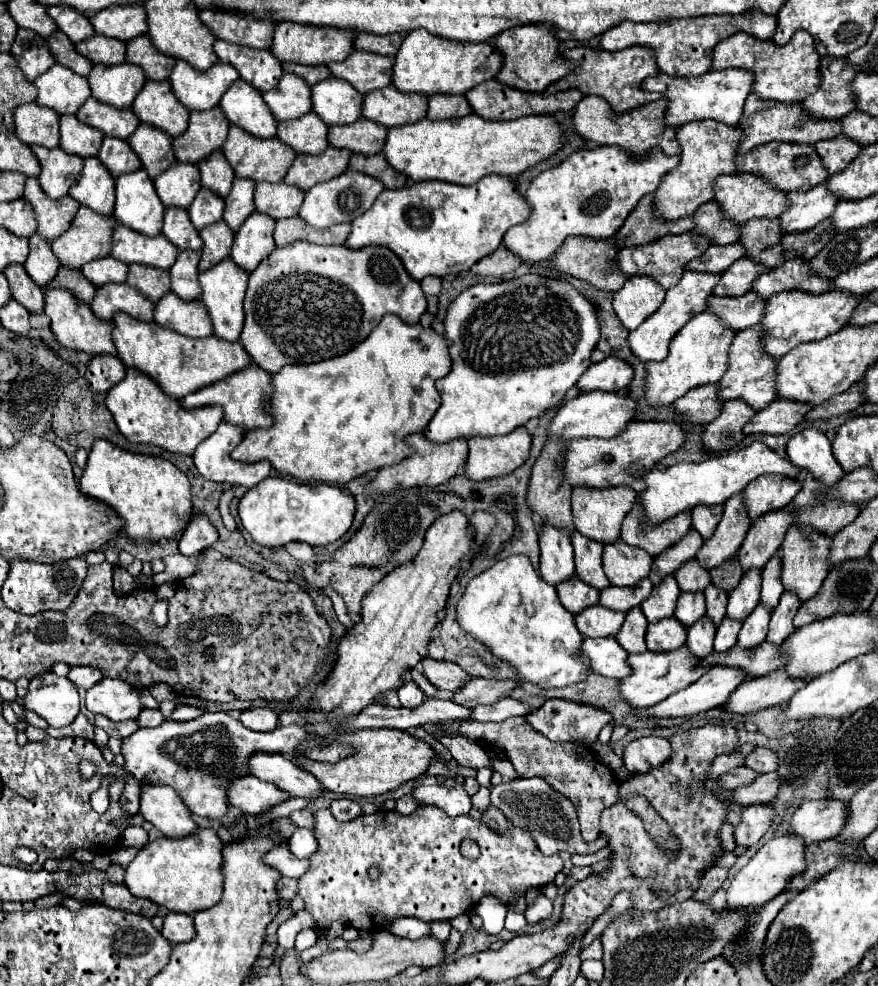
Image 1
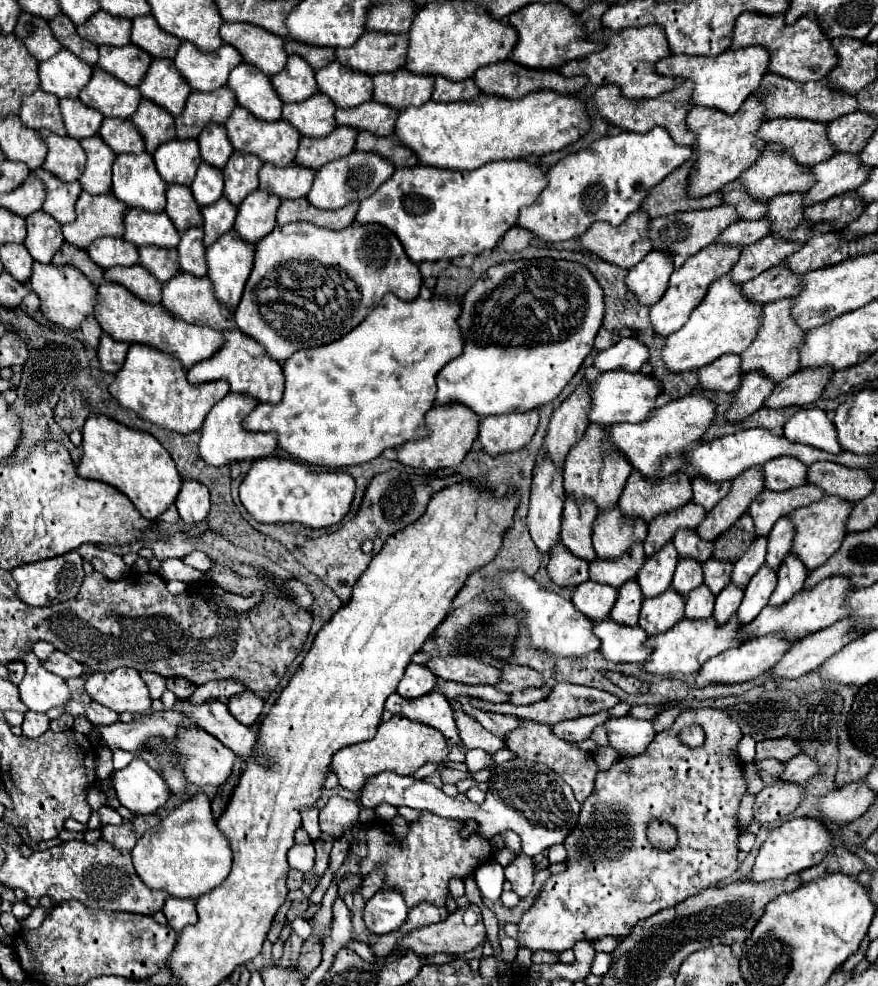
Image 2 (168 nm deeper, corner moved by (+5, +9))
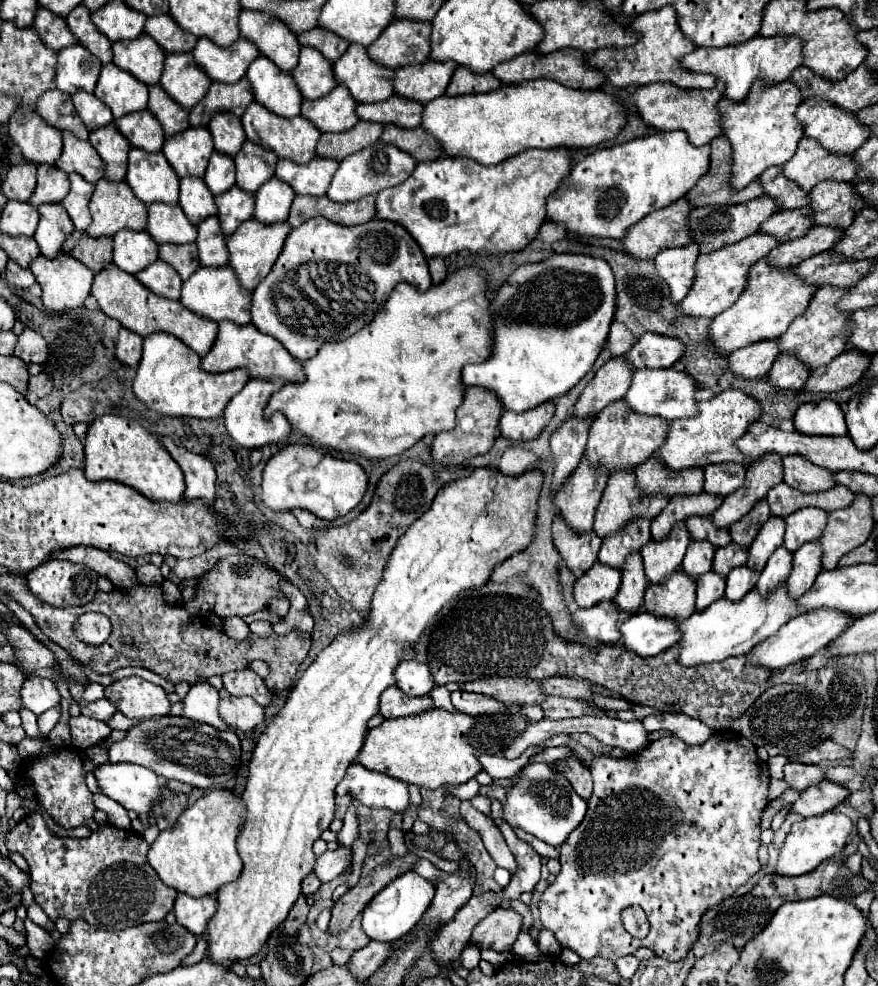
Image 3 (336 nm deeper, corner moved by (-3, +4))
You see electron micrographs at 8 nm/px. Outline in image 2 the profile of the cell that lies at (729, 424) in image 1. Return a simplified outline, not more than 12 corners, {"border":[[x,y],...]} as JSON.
{"border":[[743,375],[729,421],[741,421],[763,407],[775,383]]}

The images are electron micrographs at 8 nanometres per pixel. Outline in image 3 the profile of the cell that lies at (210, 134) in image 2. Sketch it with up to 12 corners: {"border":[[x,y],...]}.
{"border":[[235,116],[209,124],[215,150],[235,156],[247,140]]}

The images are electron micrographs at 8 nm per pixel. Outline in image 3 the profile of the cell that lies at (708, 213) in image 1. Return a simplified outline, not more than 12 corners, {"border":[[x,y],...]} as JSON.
{"border":[[779,166],[757,180],[779,210],[803,208],[807,192],[787,184]]}

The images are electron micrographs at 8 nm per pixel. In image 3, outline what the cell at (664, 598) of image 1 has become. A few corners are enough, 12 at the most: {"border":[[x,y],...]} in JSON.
{"border":[[685,524],[641,552],[647,580],[663,584],[681,568],[691,536]]}

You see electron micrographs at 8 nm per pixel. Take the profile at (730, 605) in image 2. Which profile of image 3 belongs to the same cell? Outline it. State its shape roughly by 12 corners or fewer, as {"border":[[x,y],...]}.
{"border":[[747,566],[727,576],[725,598],[739,602],[755,588],[759,572]]}

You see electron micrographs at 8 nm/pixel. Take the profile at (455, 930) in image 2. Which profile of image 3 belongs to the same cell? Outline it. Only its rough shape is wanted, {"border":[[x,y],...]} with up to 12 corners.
{"border":[[497,908],[473,928],[469,944],[499,952],[519,936],[523,918]]}

